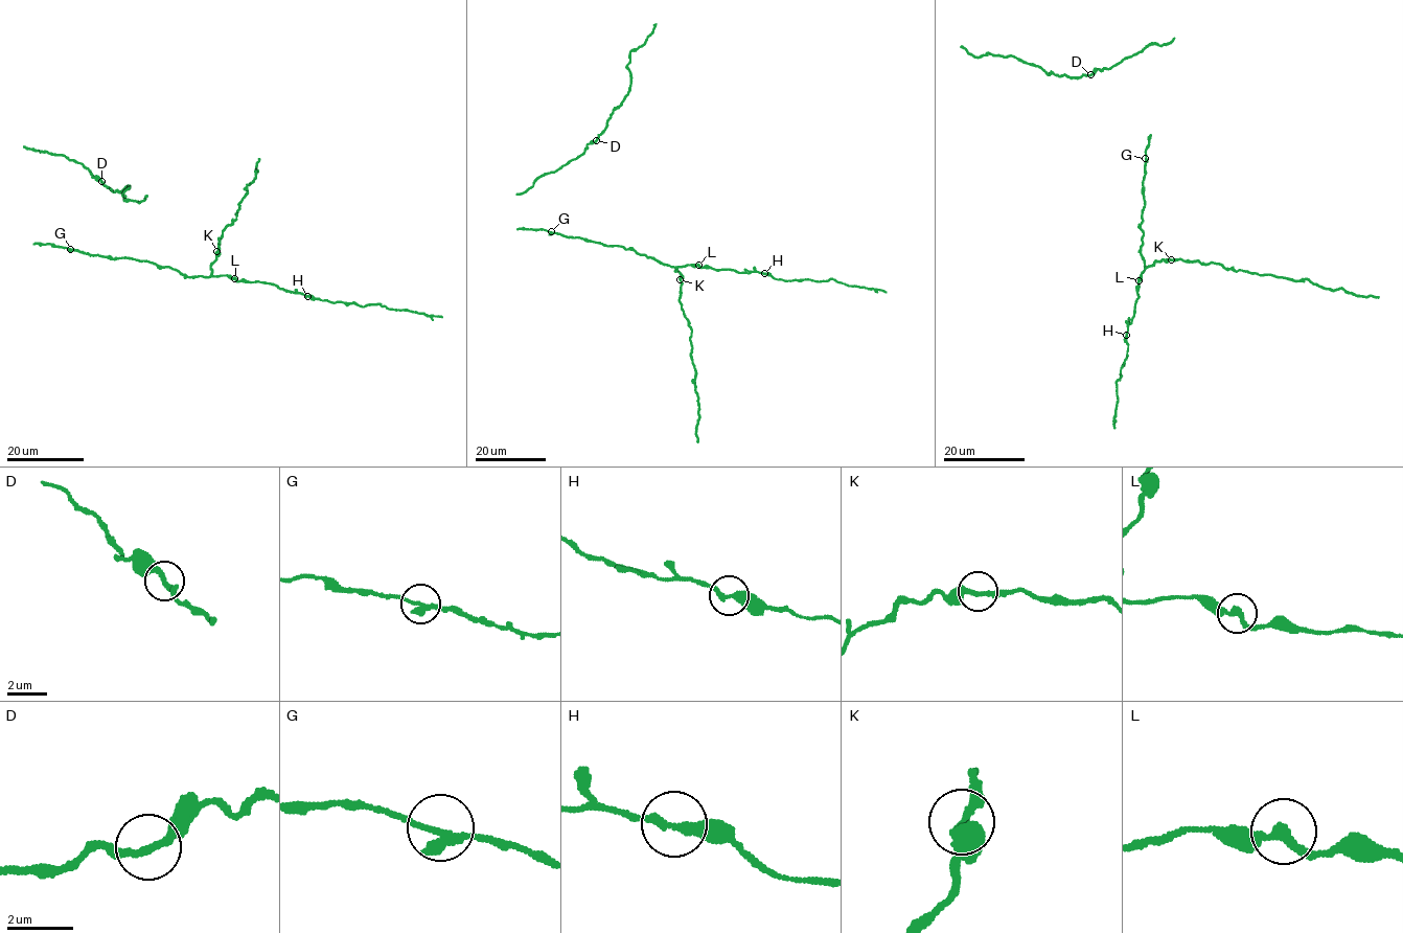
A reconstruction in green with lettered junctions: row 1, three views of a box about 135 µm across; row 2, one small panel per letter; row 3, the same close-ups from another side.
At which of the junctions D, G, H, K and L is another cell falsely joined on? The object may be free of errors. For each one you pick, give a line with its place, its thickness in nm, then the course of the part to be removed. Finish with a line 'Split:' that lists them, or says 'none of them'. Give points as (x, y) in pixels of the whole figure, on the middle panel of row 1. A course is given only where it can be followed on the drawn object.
Split: none of them

